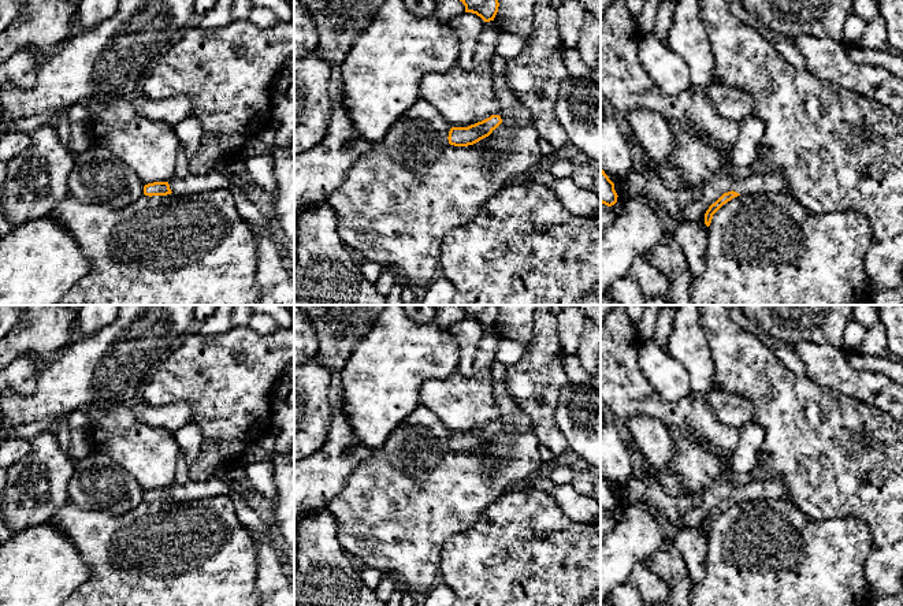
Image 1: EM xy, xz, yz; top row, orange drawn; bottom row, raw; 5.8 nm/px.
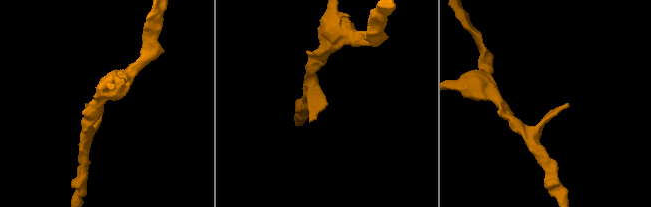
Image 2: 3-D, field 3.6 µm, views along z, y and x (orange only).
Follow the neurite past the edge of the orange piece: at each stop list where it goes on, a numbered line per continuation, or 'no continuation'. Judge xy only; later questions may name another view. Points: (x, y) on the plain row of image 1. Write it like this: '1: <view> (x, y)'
1: xy (192, 490)

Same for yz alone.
1: yz (775, 489)

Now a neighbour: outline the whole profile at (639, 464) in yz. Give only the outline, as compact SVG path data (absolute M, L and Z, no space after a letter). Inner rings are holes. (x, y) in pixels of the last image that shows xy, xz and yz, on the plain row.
M632 439L627 442L627 449L631 456L633 476L638 477L640 473L646 473L653 477L655 472L653 465L646 460L644 454L639 450Z

